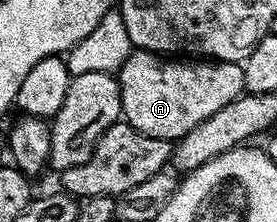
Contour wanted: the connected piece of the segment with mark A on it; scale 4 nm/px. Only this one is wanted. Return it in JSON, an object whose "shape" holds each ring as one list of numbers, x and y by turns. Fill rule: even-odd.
{"shape":[[135,49,128,60,117,71,118,87,122,90,122,113,125,121,137,128,141,134,157,138,177,140,190,131,191,126,200,124,203,118,211,118,228,104,232,104,244,93,246,81,242,66,237,62,198,60,195,66,185,70,173,66,161,54],[140,80,144,84,140,88]]}

